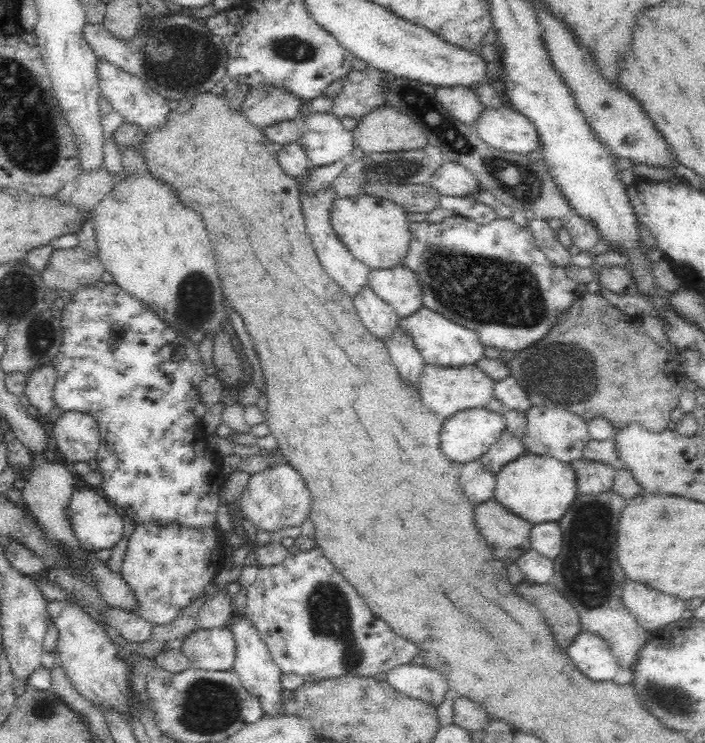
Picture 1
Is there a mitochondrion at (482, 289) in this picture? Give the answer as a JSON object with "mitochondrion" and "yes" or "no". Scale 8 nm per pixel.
{"mitochondrion":"yes"}

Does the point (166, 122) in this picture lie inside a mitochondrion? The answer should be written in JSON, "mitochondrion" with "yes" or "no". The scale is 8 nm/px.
{"mitochondrion":"no"}

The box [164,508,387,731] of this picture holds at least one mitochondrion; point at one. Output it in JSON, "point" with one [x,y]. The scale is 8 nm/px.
{"point":[330,613]}

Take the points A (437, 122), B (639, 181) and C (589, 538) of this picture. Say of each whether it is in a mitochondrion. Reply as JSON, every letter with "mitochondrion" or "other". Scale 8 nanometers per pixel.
{"A":"mitochondrion","B":"other","C":"mitochondrion"}

